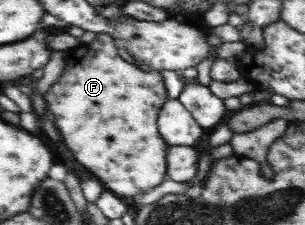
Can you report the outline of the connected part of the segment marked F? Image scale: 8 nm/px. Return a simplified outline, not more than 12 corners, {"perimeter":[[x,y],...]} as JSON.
{"perimeter":[[108,33],[44,98],[75,161],[124,200],[161,185],[161,72]]}

